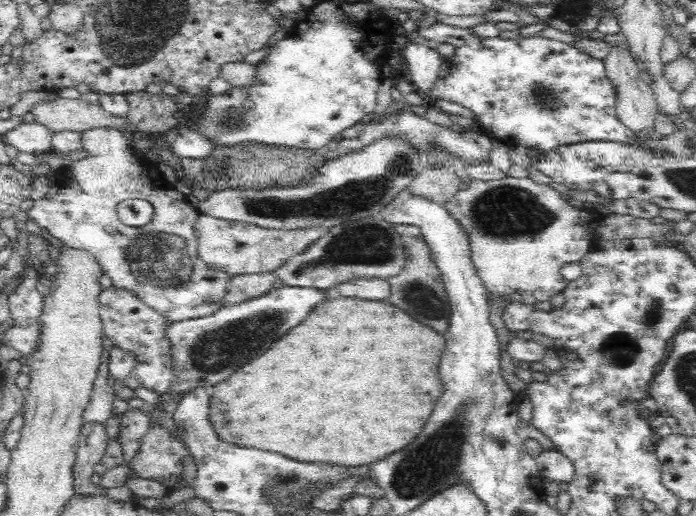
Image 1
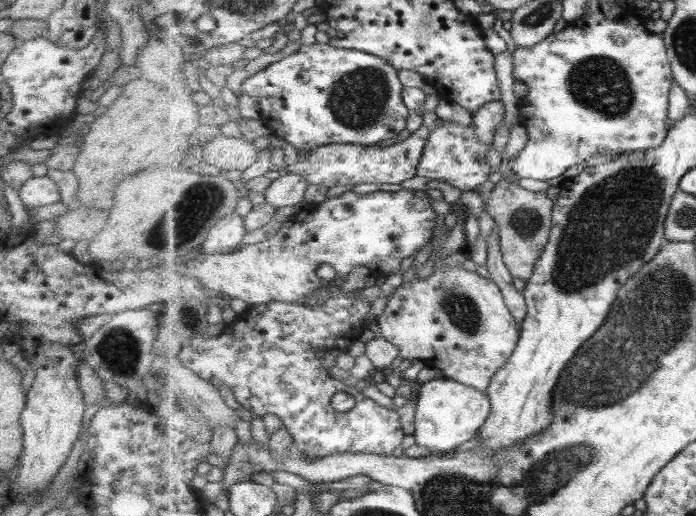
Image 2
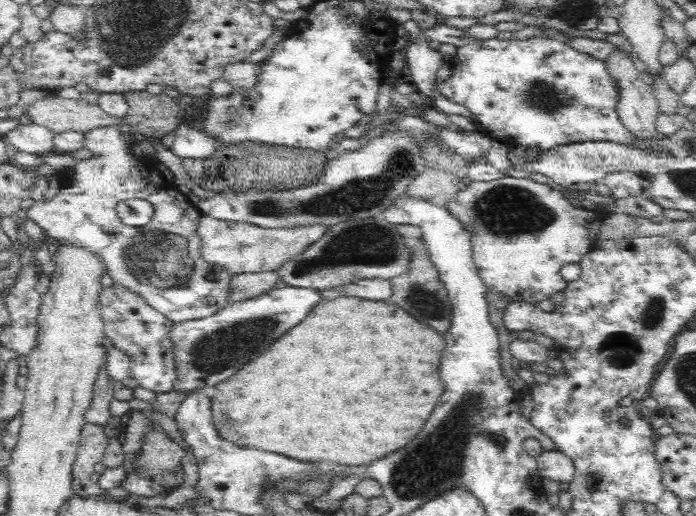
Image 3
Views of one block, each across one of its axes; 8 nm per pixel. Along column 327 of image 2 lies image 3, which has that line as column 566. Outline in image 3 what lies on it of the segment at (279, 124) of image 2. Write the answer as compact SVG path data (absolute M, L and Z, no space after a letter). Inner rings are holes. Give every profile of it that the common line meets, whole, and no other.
M436 23L432 28L422 29L422 34L434 45L448 43L456 48L456 55L444 60L448 65L448 76L444 76L444 82L435 82L432 101L436 96L444 96L465 106L473 120L482 126L486 136L492 140L497 139L508 145L520 145L532 148L536 153L543 153L560 146L587 141L632 145L636 139L617 116L616 85L606 71L606 63L588 53L578 52L569 43L539 34L525 40L499 40L496 37L478 40L470 36L467 29L454 28L446 23Z

